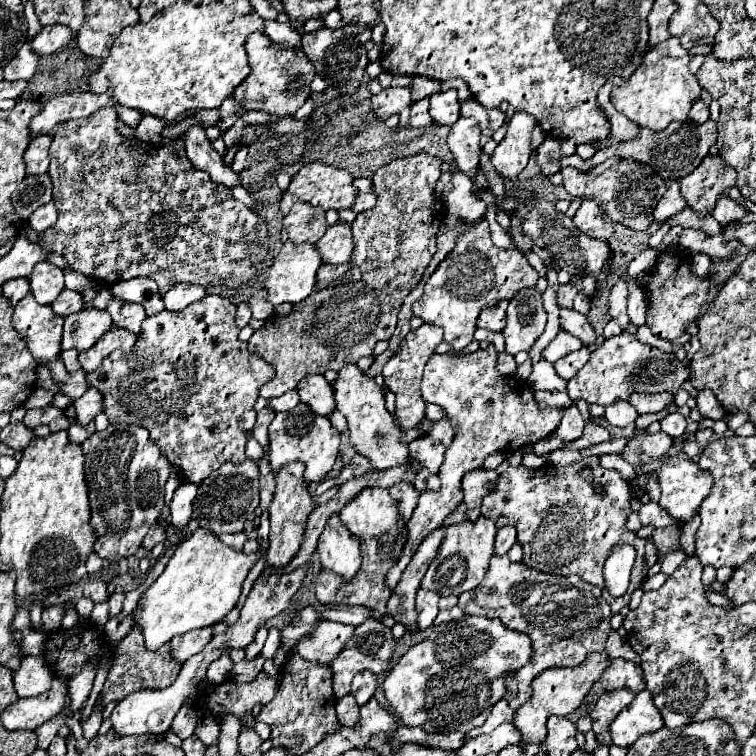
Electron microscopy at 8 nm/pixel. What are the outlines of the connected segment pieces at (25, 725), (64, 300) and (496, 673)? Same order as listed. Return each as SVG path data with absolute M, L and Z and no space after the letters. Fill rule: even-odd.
M54 677L52 687L30 699L18 699L12 705L8 705L2 713L2 723L6 729L36 729L42 723L56 717L60 711L64 711L66 703L70 701L68 683L64 677Z
M64 289L64 291L58 295L58 299L56 299L50 307L52 307L52 311L54 311L56 315L68 317L68 315L74 315L74 313L82 311L84 299L82 299L82 295L80 295L78 291Z
M464 615L458 621L436 625L424 641L410 647L384 679L384 695L402 725L422 727L426 733L468 733L470 729L480 727L486 721L490 707L506 695L508 673L518 673L530 657L532 641L528 641L526 635L510 631L498 619Z

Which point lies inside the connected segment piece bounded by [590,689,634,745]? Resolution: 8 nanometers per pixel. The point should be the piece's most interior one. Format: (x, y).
(611, 703)

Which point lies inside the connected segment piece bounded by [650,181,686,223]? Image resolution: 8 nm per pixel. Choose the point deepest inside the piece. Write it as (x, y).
(672, 202)

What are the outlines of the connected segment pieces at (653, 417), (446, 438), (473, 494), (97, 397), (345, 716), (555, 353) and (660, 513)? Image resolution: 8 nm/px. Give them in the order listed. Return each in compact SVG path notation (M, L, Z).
M670 401L670 405L668 405L666 409L662 409L662 411L658 411L658 413L638 415L636 421L634 421L634 427L636 427L636 429L646 429L650 423L654 423L654 421L662 421L662 417L666 417L670 411L678 411L678 407L676 407L674 401Z
M444 417L442 421L436 421L436 423L434 423L434 427L430 429L428 435L432 435L432 437L438 439L444 447L448 447L448 445L452 443L452 439L454 439L454 429L452 429L450 421Z
M474 469L462 477L462 489L464 489L464 503L468 505L466 519L476 519L480 515L480 503L494 485L498 485L500 473L496 469Z
M90 387L80 399L74 401L74 407L76 407L76 421L88 425L90 421L94 421L98 413L104 411L104 397L98 389Z
M346 695L336 701L336 715L340 725L358 725L358 713L360 713L360 707L358 703L354 703L352 695Z
M564 329L554 337L554 341L542 351L542 357L546 359L546 361L550 361L550 363L556 363L560 357L564 357L564 355L568 355L568 353L572 353L572 351L578 351L578 349L582 349L584 345L582 345L582 341L578 341L574 335L570 335L570 333L566 333Z
M646 503L640 509L640 523L642 525L652 525L652 527L670 527L678 525L678 519L670 517L658 503Z

